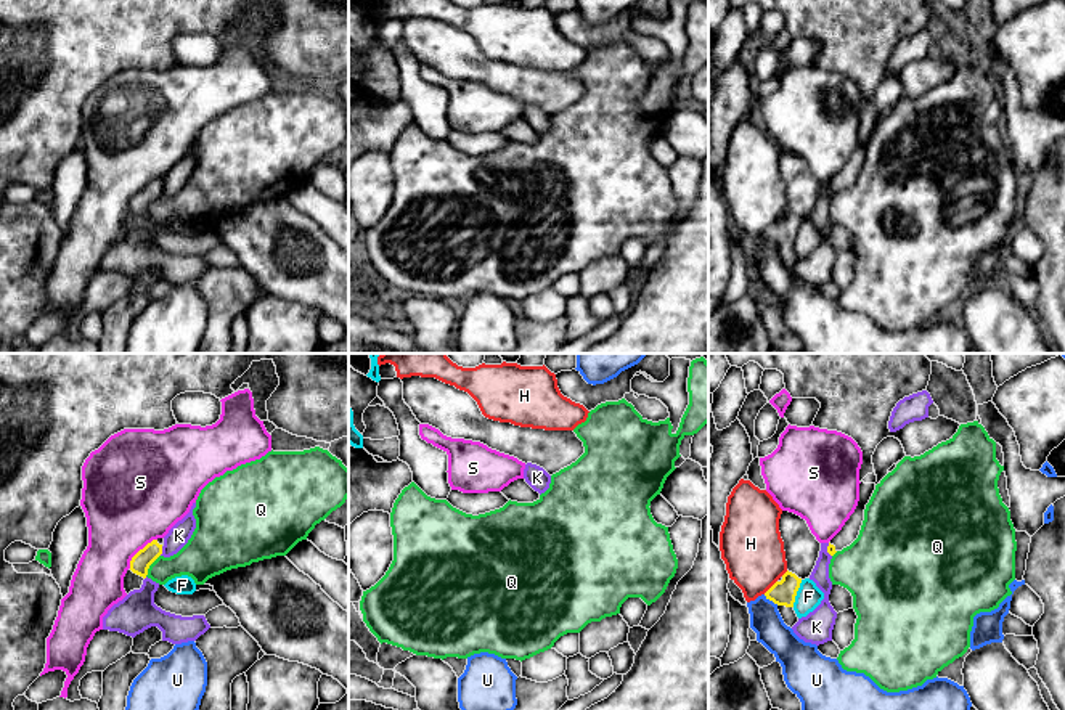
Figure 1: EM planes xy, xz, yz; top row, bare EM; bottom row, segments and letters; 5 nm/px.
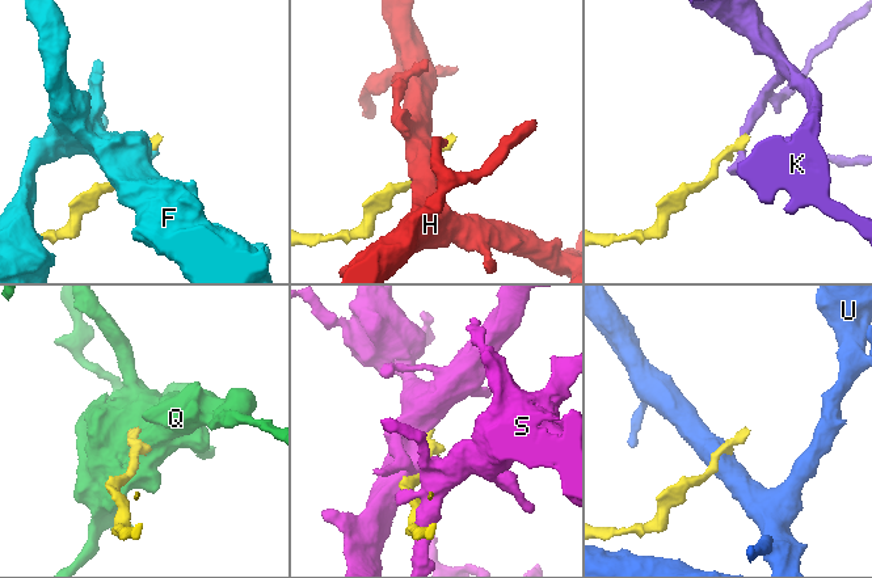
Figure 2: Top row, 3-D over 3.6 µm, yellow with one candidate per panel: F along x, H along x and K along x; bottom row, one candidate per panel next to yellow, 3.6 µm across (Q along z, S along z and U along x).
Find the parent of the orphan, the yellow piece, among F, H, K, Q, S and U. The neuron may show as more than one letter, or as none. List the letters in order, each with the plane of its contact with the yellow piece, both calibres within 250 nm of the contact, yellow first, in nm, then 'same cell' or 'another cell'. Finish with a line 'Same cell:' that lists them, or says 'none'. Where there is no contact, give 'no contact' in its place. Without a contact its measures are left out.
F: yz | 130/130 nm | another cell
H: yz | 130/320 nm | another cell
K: xy | 100/110 nm | another cell
Q: xy | 100/200 nm | another cell
S: xy | 100/440 nm | another cell
U: yz | 130/160 nm | another cell
Same cell: none

